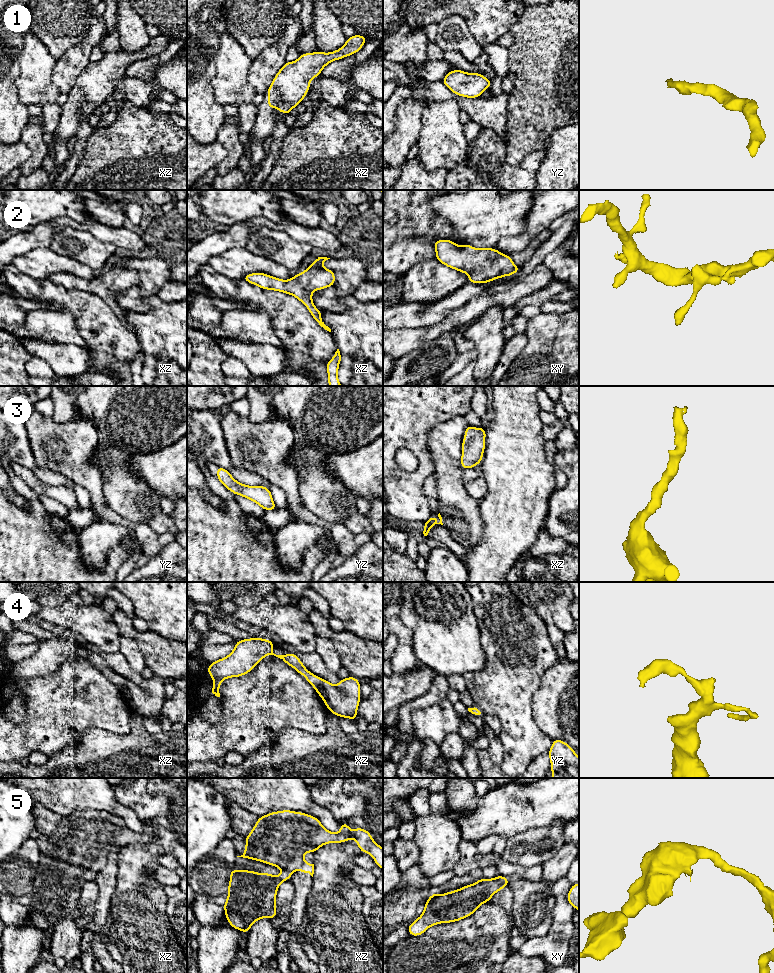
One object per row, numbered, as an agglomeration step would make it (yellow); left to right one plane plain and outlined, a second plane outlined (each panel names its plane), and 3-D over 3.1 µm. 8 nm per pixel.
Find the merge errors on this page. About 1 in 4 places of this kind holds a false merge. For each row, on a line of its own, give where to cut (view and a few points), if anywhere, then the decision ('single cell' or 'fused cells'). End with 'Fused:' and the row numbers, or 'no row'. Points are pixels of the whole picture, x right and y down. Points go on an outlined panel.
1: no cut; single cell
2: no cut; single cell
3: no cut; single cell
4: no cut; single cell
5: cut in xy along (499, 876), (499, 888), (497, 890); fused cells
Fused: 5

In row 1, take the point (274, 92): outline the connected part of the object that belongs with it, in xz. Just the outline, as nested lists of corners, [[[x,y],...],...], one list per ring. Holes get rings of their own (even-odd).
[[[355,34],[347,38],[345,45],[336,51],[323,53],[318,50],[300,54],[294,62],[285,62],[267,90],[268,107],[277,108],[279,113],[290,114],[294,107],[302,103],[310,89],[310,81],[320,75],[326,65],[357,53],[367,40]]]

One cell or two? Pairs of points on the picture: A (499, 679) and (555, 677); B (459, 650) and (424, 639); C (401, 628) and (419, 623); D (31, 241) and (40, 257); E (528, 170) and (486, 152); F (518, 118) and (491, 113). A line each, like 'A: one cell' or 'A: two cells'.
A: two cells
B: one cell
C: two cells
D: two cells
E: one cell
F: two cells

